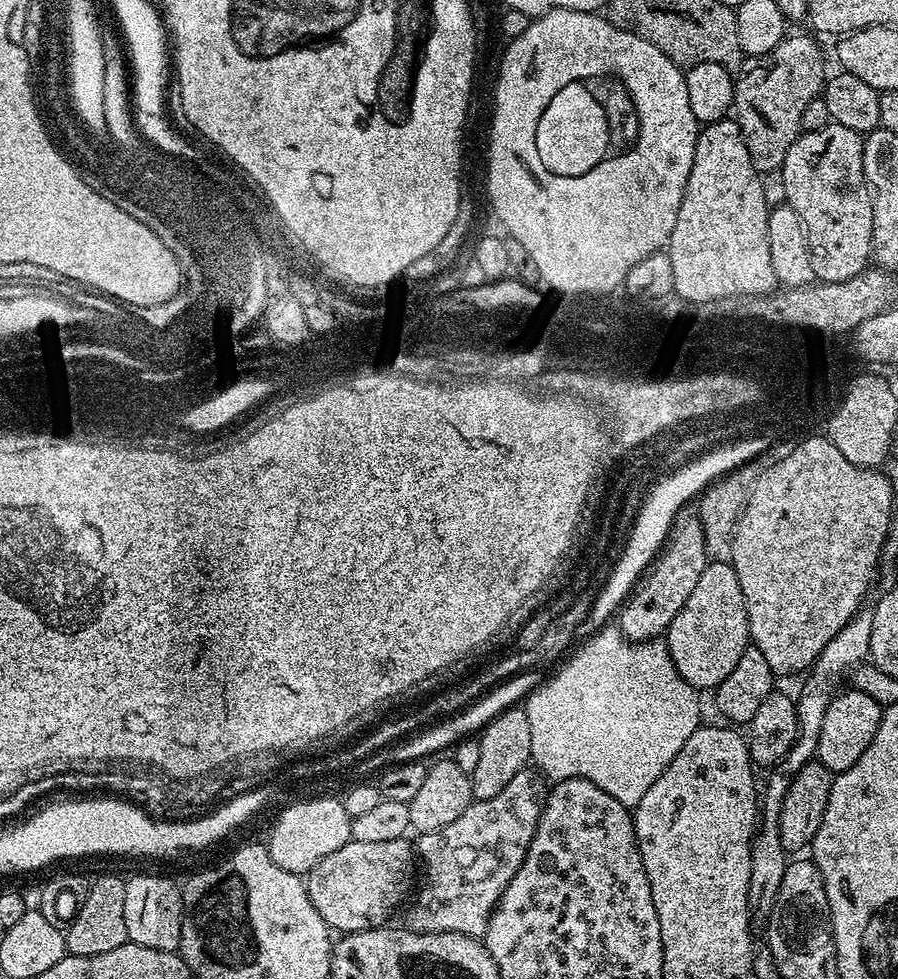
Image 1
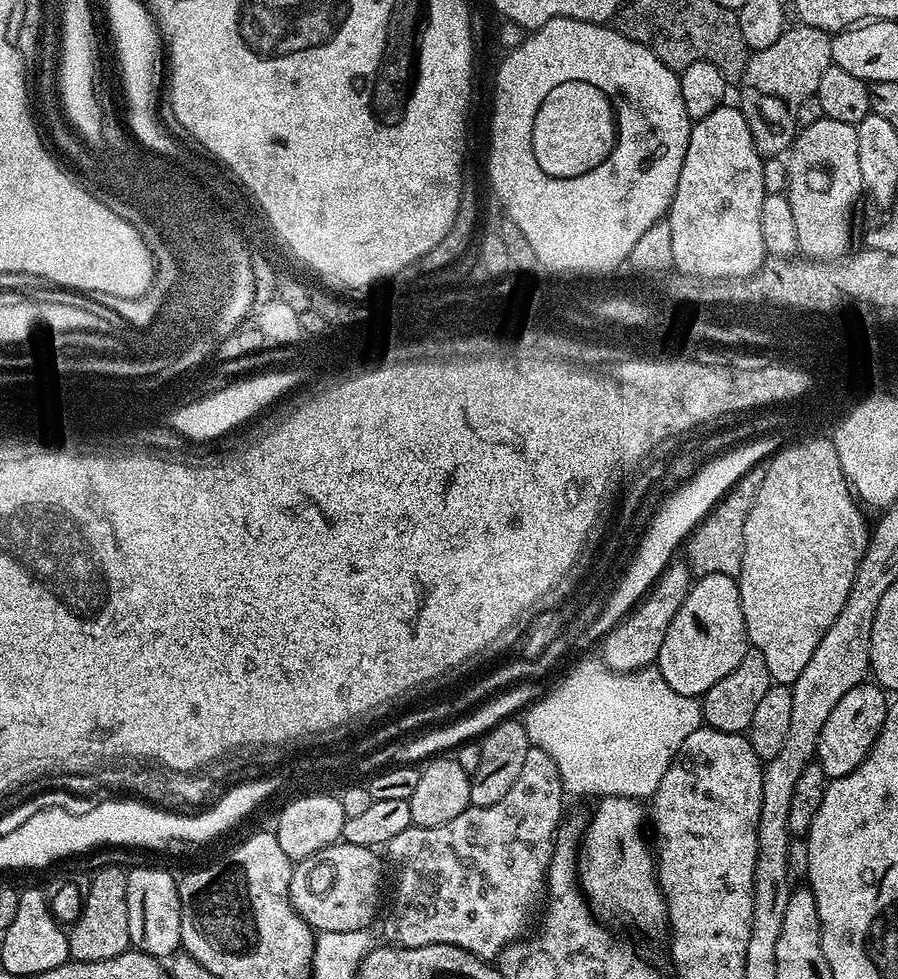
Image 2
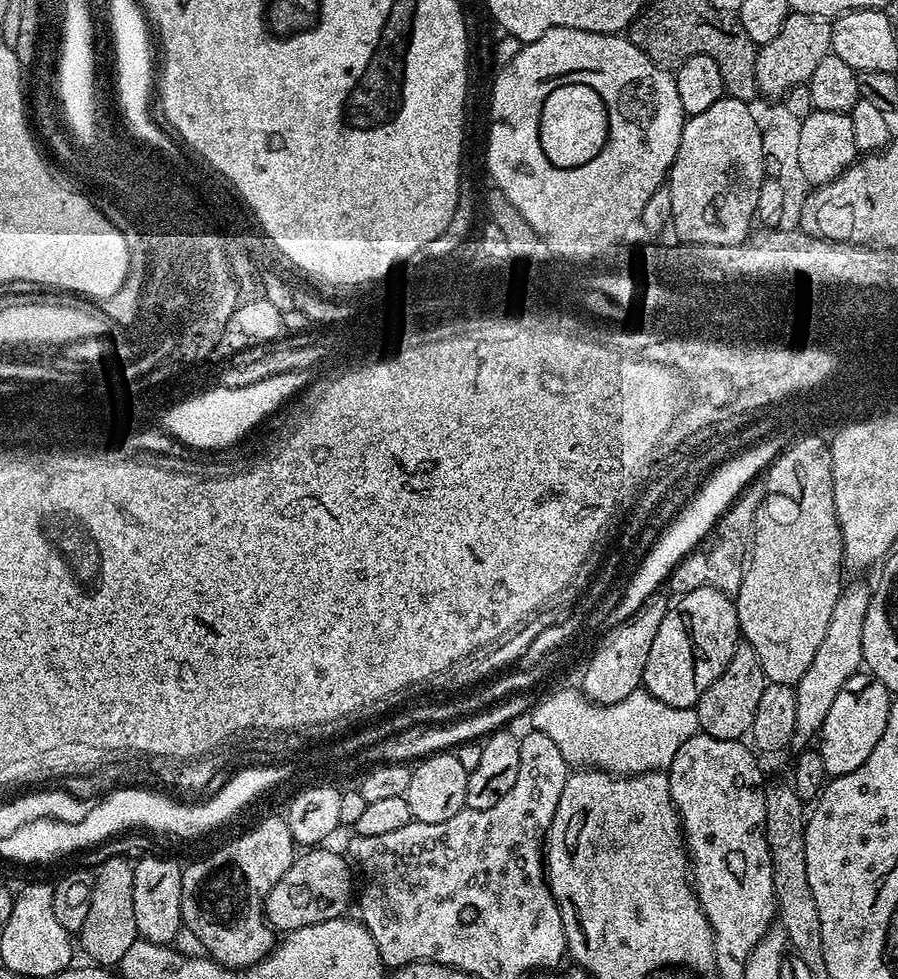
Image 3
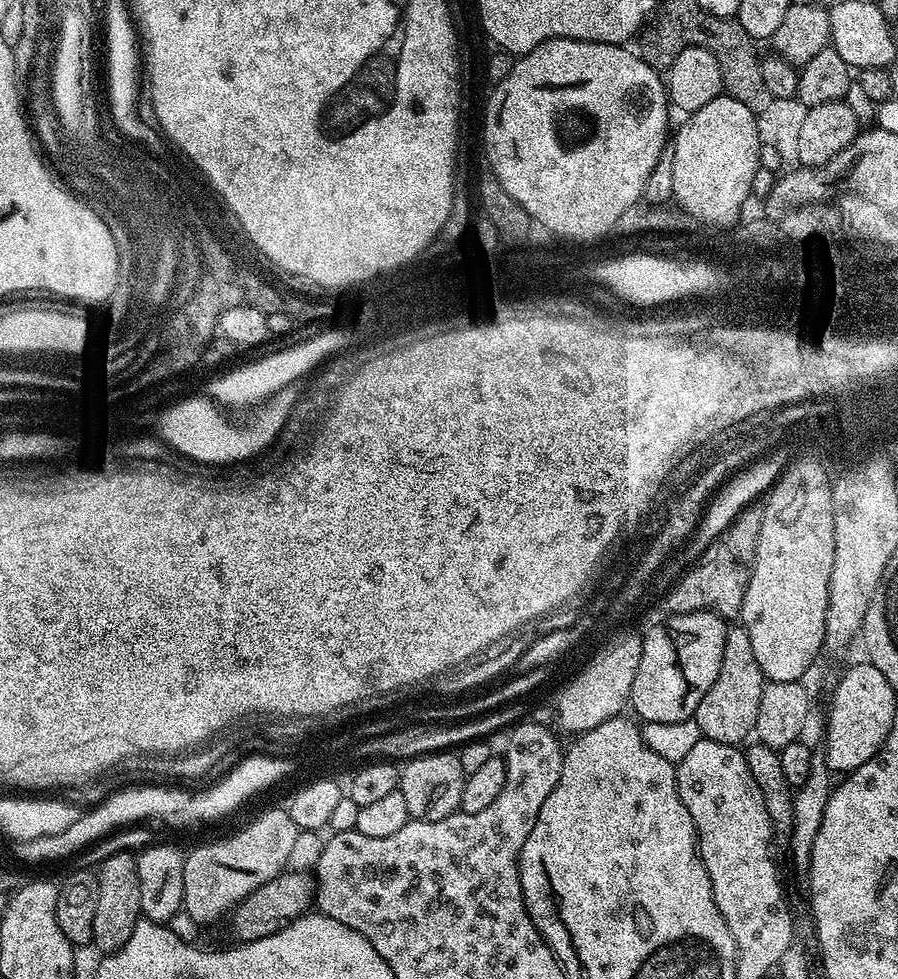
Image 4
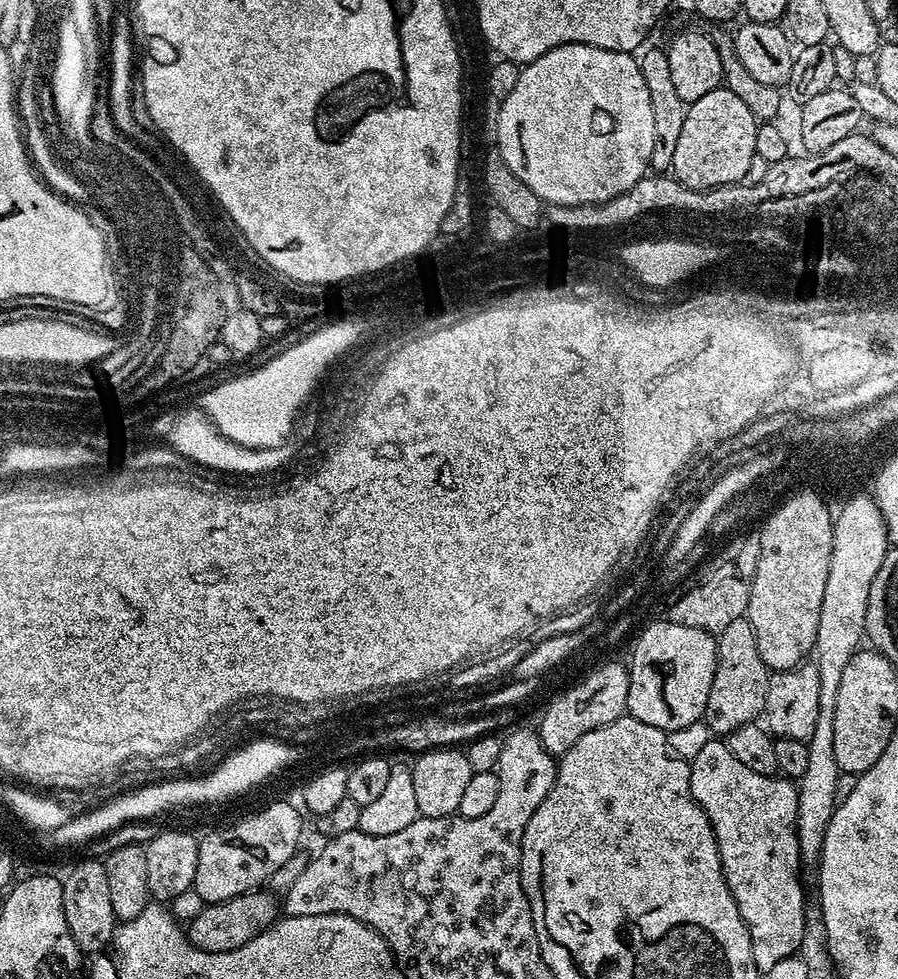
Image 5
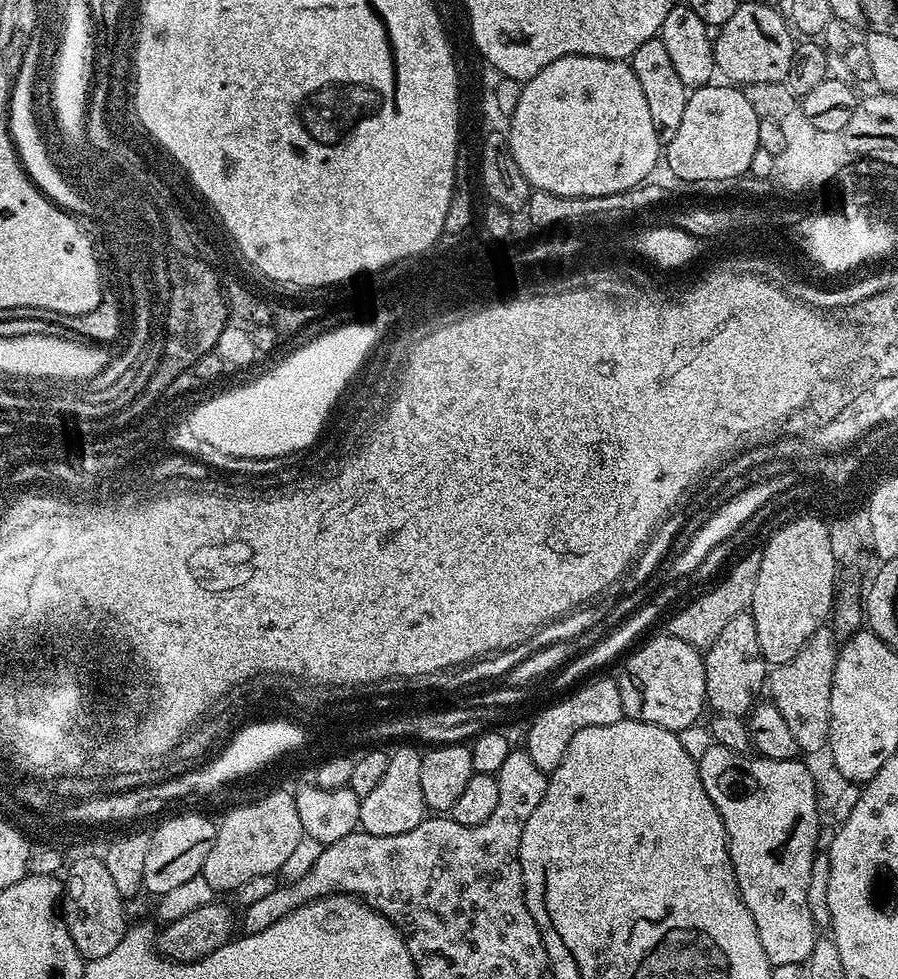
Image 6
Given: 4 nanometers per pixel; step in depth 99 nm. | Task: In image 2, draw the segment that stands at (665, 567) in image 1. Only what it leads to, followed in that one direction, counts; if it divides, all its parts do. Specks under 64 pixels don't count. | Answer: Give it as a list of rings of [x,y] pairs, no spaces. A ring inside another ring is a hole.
[[[687,563],[669,564],[656,579],[656,583],[649,588],[643,600],[627,616],[623,616],[604,637],[604,667],[611,668],[614,672],[637,672],[639,668],[655,665],[658,650],[662,650],[662,642],[666,639],[666,630],[670,630],[670,622],[674,622],[678,606],[686,602],[686,594],[692,589],[693,583],[694,573]]]

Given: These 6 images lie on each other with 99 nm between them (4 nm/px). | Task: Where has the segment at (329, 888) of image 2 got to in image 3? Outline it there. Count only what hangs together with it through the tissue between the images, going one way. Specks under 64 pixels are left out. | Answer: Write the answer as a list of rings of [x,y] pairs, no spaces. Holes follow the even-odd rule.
[[[328,846],[309,847],[297,855],[290,870],[286,870],[286,874],[282,874],[282,878],[278,878],[278,882],[274,882],[270,894],[264,899],[264,919],[277,933],[287,934],[302,926],[310,926],[312,923],[338,919],[348,912],[346,911],[348,903],[351,900],[353,903],[354,900],[354,884],[352,888],[354,872],[349,861],[341,853],[340,856],[336,852],[331,852]]]

